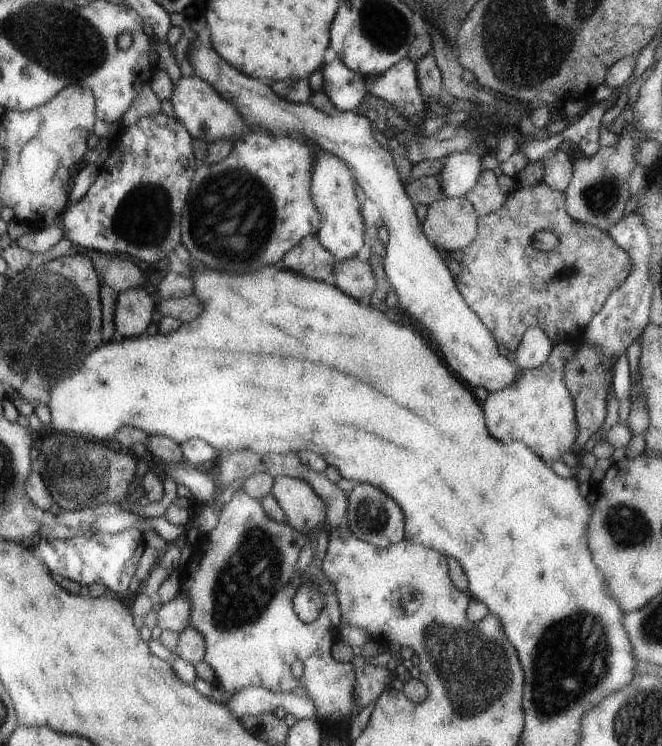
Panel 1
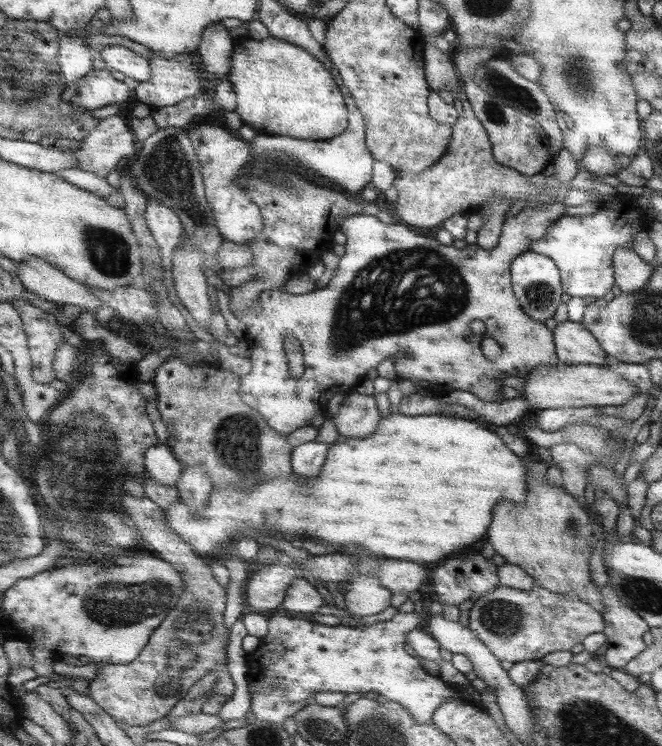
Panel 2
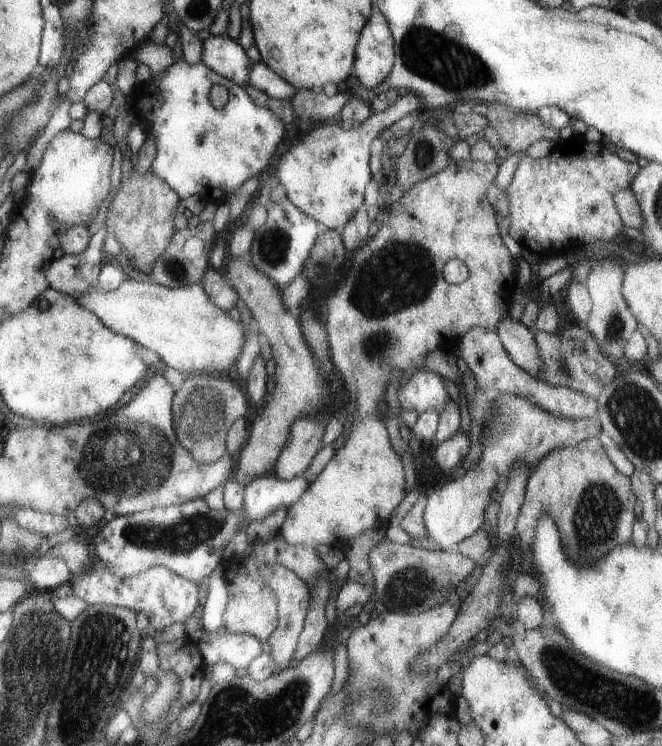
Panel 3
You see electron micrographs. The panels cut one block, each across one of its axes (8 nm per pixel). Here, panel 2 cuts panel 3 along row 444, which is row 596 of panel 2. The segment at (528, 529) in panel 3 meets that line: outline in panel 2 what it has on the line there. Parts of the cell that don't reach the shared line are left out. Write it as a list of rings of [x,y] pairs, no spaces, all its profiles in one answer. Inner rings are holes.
[[[526,472],[526,484],[523,502],[504,501],[494,510],[487,542],[496,554],[532,576],[538,587],[558,595],[578,595],[578,599],[602,612],[601,588],[596,588],[590,580],[590,557],[596,543],[605,535],[603,528],[590,520],[581,504],[564,488],[558,488],[546,476],[541,478]]]

